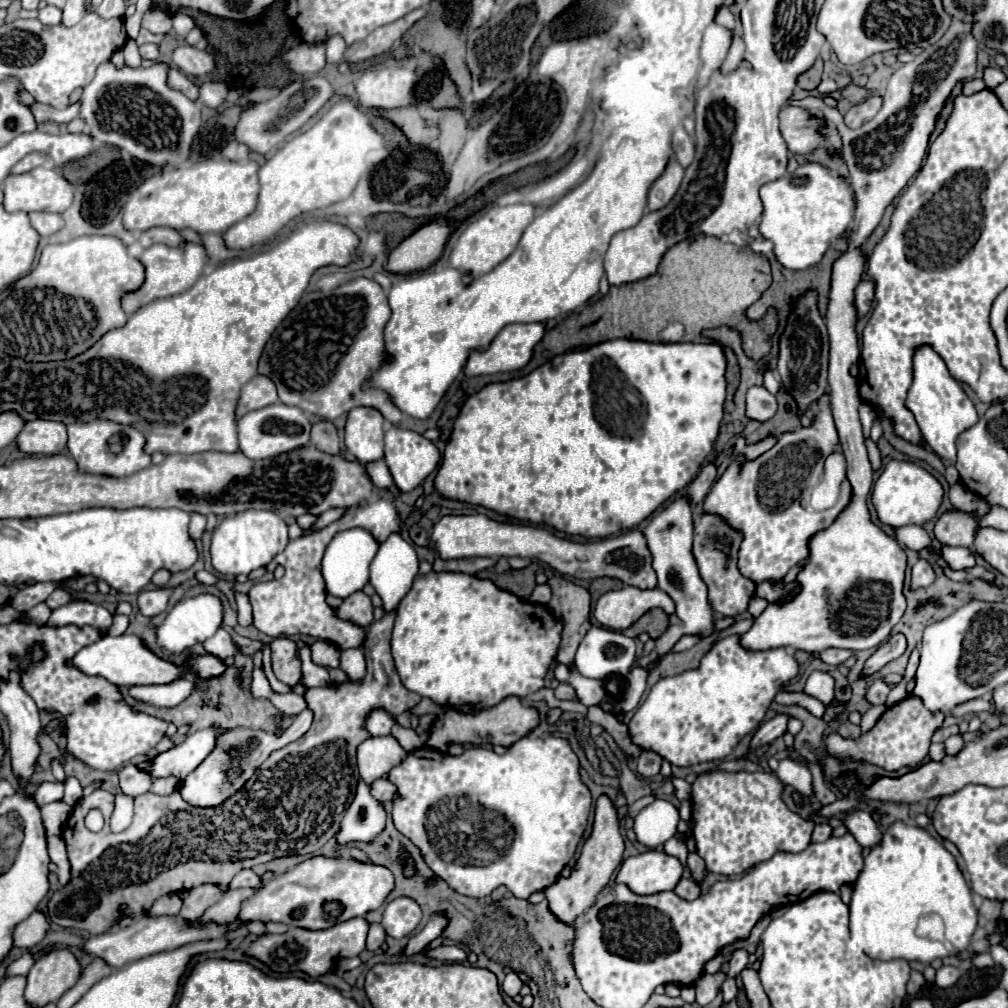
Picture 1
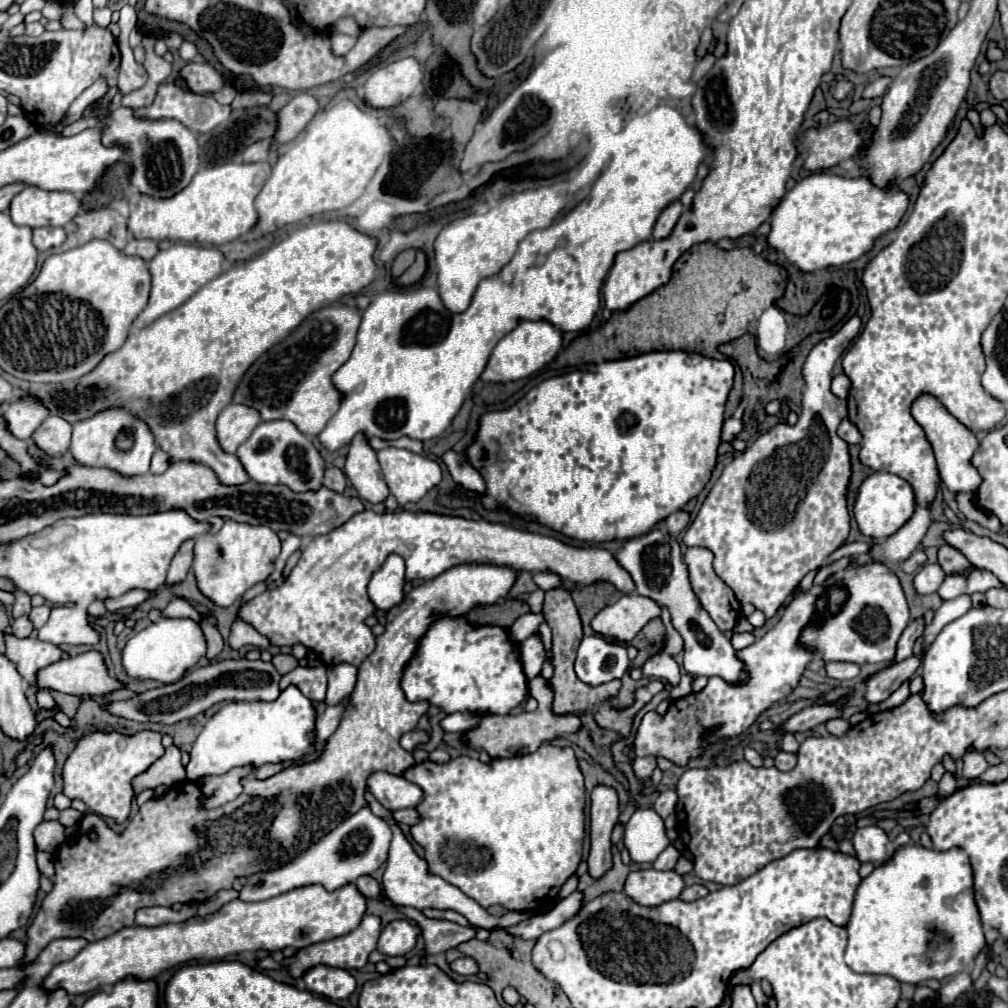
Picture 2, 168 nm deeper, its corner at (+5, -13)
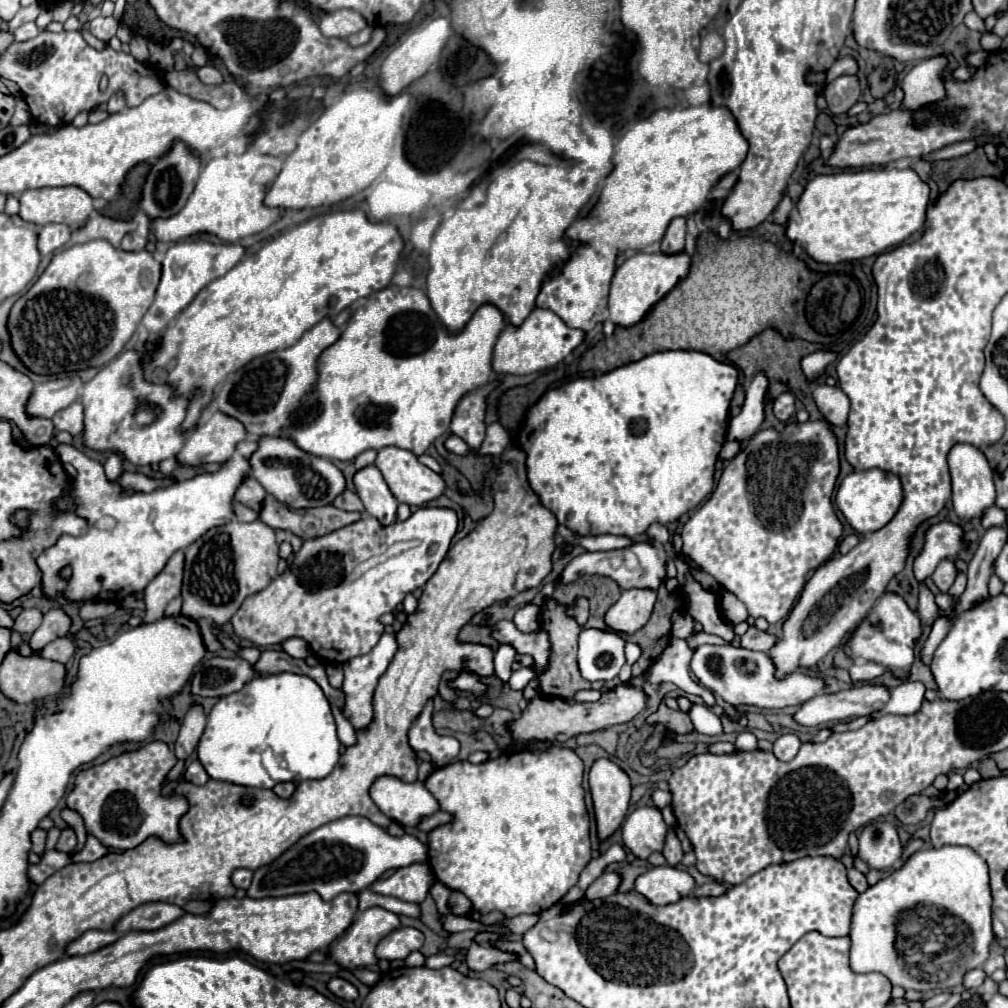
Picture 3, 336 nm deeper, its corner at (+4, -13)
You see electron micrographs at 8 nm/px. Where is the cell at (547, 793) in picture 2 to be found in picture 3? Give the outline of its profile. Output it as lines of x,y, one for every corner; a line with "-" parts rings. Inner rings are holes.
554,743
540,753
502,753
480,765
454,761
436,767
424,785
438,799
440,809
454,817
448,825
440,825
428,833
428,861
436,879
452,891
464,893
482,915
498,909
506,917
516,917
522,913
540,913
558,903
578,881
592,853
582,777
582,759
572,749

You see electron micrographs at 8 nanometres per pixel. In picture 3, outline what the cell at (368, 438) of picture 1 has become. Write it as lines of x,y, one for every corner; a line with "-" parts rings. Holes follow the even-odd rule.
366,465
354,473
354,487
364,503
364,509
374,515
382,525
390,525
396,521
398,501
388,489
376,465

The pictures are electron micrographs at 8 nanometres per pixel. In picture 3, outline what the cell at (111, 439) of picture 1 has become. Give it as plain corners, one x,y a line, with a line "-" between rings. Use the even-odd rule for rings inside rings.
124,351
120,357
102,367
90,383
82,387
78,401
84,405
84,447
98,453
120,453
126,461
138,467
158,465
164,459
176,457
192,431
178,433
188,403
182,397
170,399
170,391
172,389
166,385
152,385
144,381
138,353
-
148,401
156,401
156,405
148,405
-
136,413
146,413
148,423
138,427

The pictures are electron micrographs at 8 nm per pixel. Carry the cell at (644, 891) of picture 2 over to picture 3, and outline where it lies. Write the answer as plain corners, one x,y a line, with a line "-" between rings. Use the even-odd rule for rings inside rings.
662,865
642,873
636,879
634,889
654,905
668,905
690,895
694,889
694,879
682,869

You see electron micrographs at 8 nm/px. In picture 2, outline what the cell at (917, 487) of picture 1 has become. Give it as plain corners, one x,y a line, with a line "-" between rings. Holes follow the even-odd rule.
871,473
857,491
857,499
853,505
853,515
859,525
859,531
873,539
887,539
893,535
915,511
915,493
911,485
893,473

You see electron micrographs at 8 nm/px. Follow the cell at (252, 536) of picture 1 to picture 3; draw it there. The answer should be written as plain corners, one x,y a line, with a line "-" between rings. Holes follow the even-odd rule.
232,519
226,525
210,529
186,549
182,615
194,621
206,617
216,625
224,625
248,595
258,593
272,581
278,561
276,533
262,521
240,523

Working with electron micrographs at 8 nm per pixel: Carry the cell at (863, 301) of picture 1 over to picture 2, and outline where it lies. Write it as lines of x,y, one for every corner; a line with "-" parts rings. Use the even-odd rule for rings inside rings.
853,317
853,319
849,319
833,337
819,341
819,343
809,351
809,355
807,355
807,359
805,359
805,363
803,363
803,369
801,369
803,381
805,381
805,391
803,391
803,407
801,407
801,415
799,415
797,423
795,423
795,425
789,425
789,423
779,423
779,425
775,425
771,431
767,431
765,435
761,435
747,451
739,453
731,463
727,463
725,469
723,469
723,473
721,473
721,477
717,479
717,483
715,483
713,489
709,491
707,499
703,501
703,505
701,505
701,509
699,509
695,521
689,525
689,529
687,529
685,535
683,535
683,543
685,543
687,547
695,547
695,545
697,545
697,547
707,547
709,551
713,551
713,555
715,555
715,559
713,559
713,569
715,569
717,577
721,577
723,583
725,583
727,587
733,589
733,593
735,593
735,597
737,597
739,603
751,603
751,605
755,605
755,609
763,611
767,619
771,619
771,617
785,605
787,597
795,591
795,587
801,583
801,579
803,579
809,571
821,567
821,565
825,563
825,559
827,559
835,549
839,549
839,547
845,543
847,535
849,535
849,523
851,523
851,519
849,519
849,511
847,511
847,503
845,503
845,493
847,493
847,485
849,485
849,477
851,477
851,465
849,465
849,449
847,449
847,443
837,435
837,427
839,427
841,419
847,417
847,405
845,405
843,399
837,399
837,397
831,393
829,385
831,385
831,369
833,369
835,361
845,353
845,349
847,349
849,343
853,341
853,337
859,333
859,327
861,327
859,317

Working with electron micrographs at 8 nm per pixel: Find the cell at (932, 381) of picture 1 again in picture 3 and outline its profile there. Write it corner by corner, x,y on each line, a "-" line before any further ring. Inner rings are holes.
956,443
948,453
948,467
952,477
952,505
958,517
970,521
972,517
982,517
982,511
994,505
996,489
992,481
992,467
984,453
970,443

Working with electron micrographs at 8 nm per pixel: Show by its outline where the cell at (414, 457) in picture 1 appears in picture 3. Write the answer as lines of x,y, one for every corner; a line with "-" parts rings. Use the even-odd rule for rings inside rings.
384,447
378,451
374,465
382,471
392,495
400,503
420,507
444,491
444,479
406,449

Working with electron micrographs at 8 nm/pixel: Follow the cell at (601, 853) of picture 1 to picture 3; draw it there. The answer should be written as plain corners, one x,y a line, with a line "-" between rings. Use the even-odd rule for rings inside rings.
598,759
588,775
600,841
606,841
624,821
630,805
630,779
612,761

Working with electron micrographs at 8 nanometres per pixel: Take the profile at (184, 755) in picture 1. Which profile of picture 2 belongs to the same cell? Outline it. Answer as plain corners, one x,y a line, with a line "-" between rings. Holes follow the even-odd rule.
295,685
281,689
275,701
231,701
205,723
199,739
193,743
187,779
197,781
207,775
223,775
243,765
259,769
265,763
301,763
315,753
315,719
317,711
313,701

